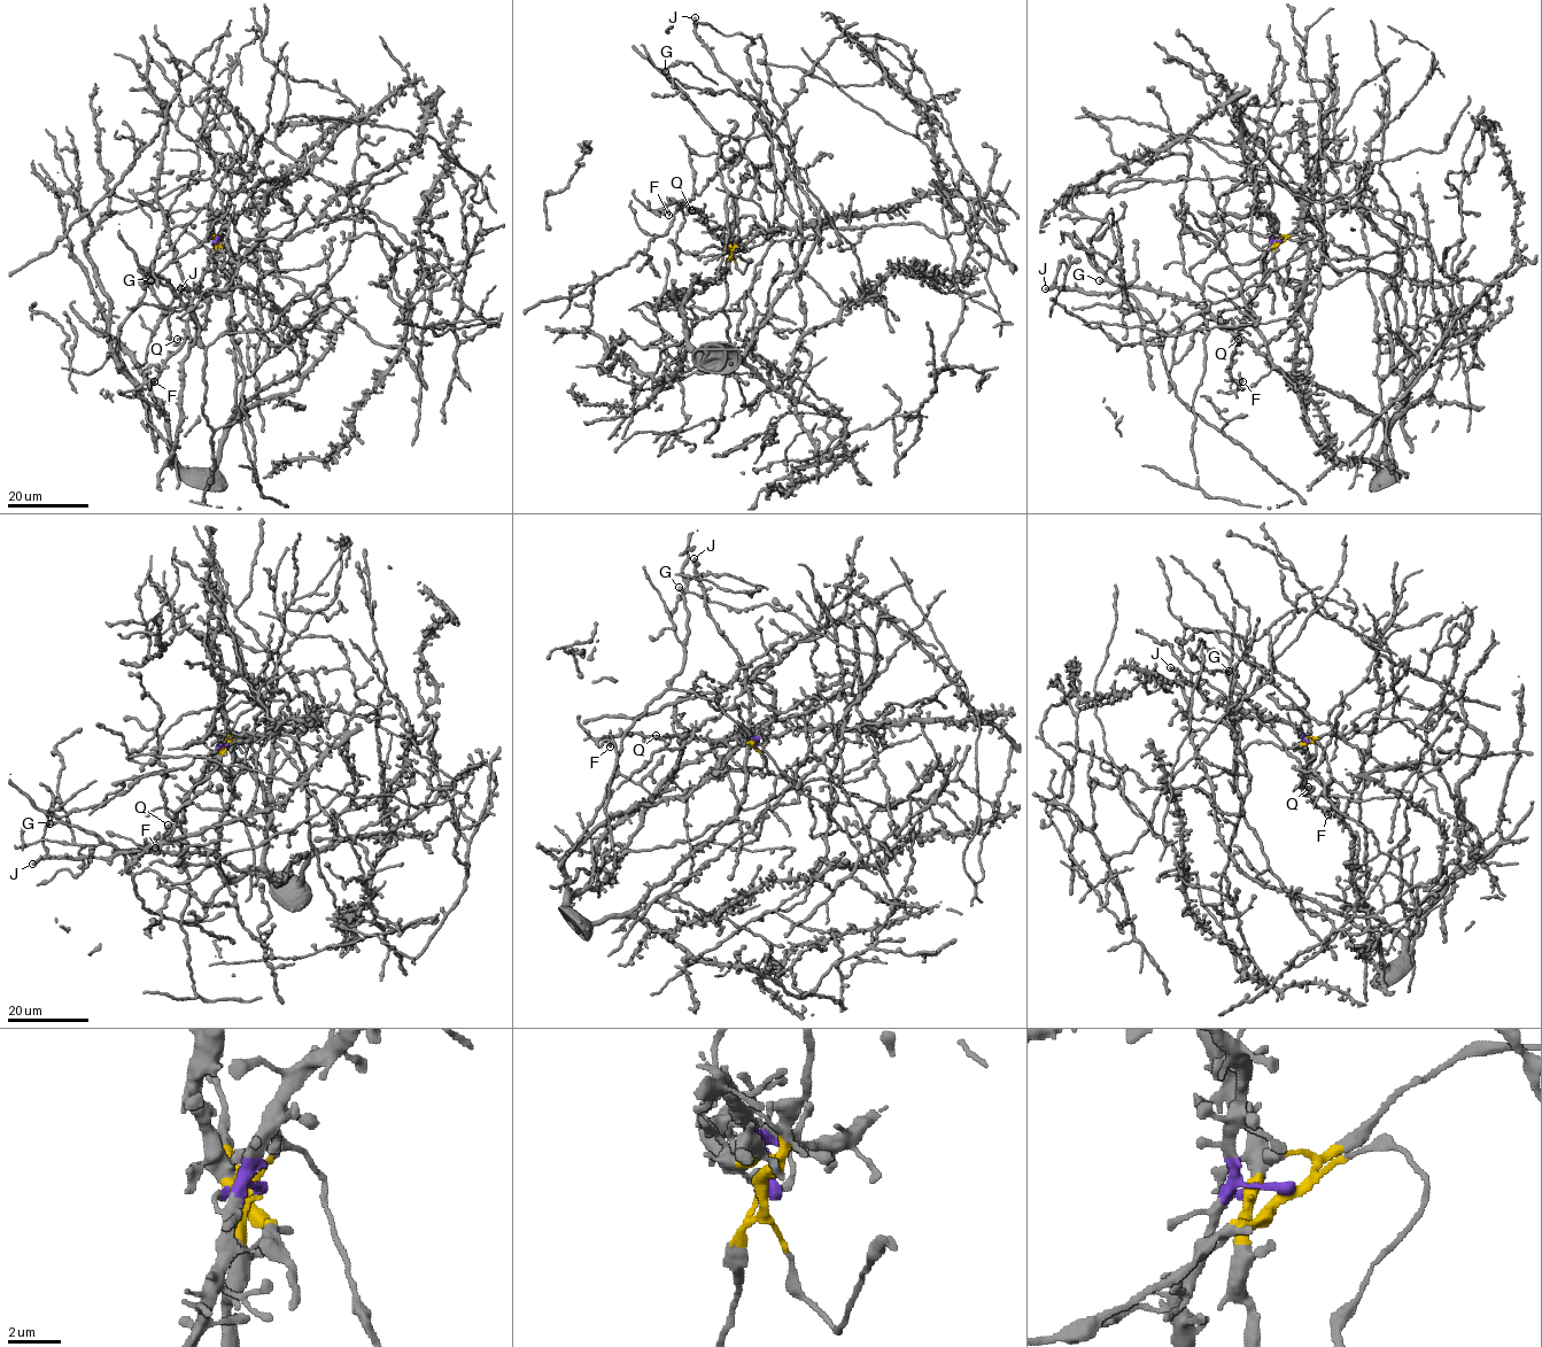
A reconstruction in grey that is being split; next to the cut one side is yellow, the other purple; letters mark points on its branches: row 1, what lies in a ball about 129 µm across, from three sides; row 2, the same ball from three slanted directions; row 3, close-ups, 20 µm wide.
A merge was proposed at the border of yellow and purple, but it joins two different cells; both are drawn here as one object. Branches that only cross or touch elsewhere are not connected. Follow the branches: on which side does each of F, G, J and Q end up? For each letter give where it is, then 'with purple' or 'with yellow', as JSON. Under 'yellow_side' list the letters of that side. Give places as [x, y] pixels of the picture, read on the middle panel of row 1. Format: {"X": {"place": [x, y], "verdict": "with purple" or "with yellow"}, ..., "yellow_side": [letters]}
{"F": {"place": [668, 215], "verdict": "with purple"}, "G": {"place": [665, 71], "verdict": "with yellow"}, "J": {"place": [695, 17], "verdict": "with yellow"}, "Q": {"place": [691, 210], "verdict": "with purple"}, "yellow_side": ["G", "J"]}

